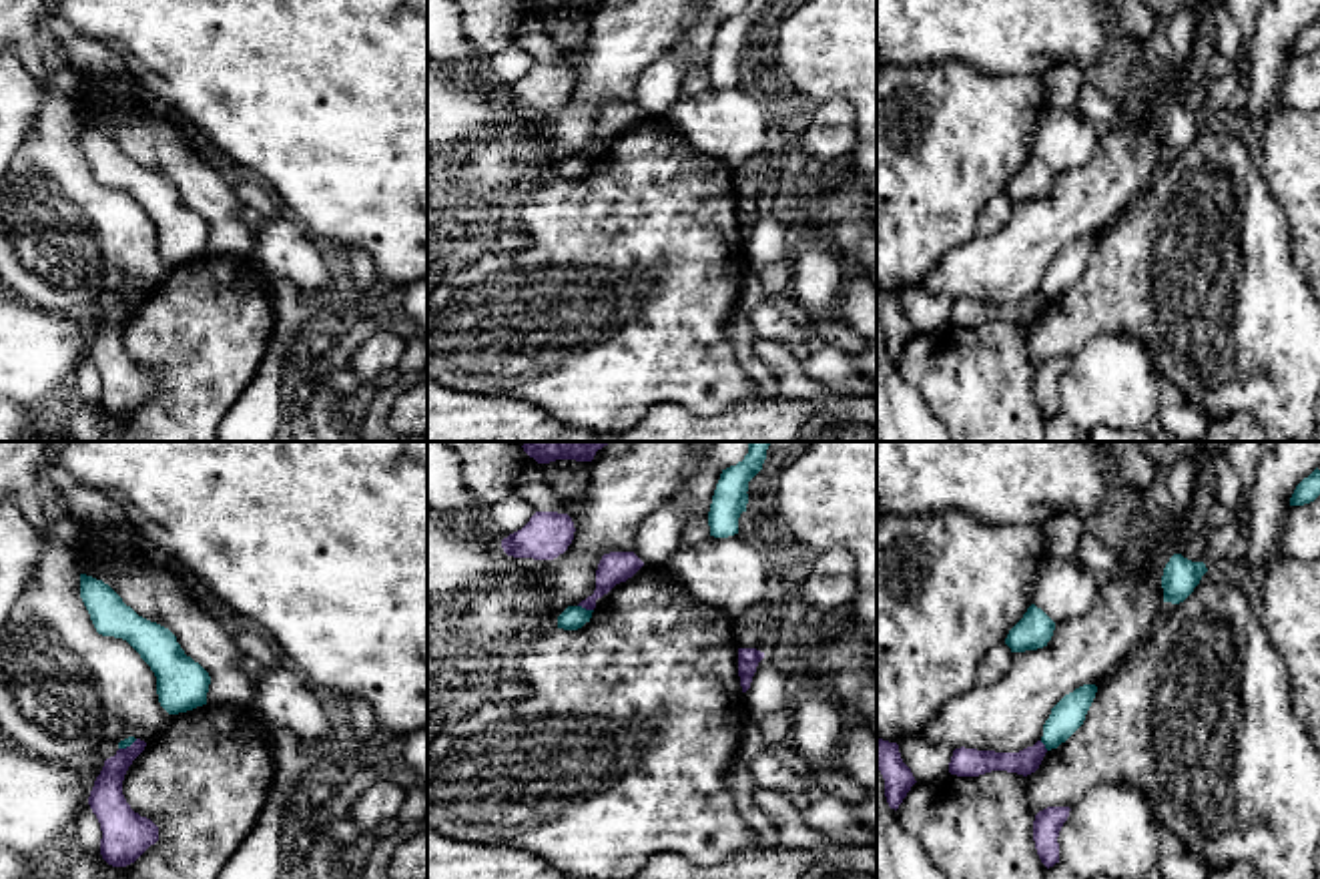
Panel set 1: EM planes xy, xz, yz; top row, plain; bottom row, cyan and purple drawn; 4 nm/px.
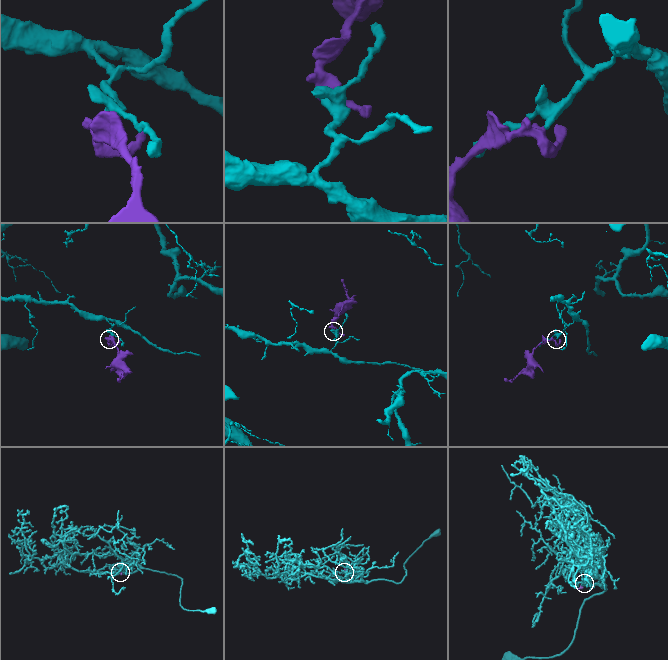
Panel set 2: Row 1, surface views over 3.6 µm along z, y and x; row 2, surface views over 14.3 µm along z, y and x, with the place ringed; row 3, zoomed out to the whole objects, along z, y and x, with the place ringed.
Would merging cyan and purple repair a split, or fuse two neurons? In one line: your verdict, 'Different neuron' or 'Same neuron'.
Different neuron

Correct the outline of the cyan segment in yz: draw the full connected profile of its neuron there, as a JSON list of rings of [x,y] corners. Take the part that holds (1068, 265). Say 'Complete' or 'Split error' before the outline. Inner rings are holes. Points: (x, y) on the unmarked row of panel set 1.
Complete. [[[1083,235],[1065,245],[1053,259],[1043,275],[1041,293],[1047,301],[1065,293],[1085,271],[1085,265],[1095,249],[1097,237]]]

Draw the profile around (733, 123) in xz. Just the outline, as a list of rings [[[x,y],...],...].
[[[740,84],[708,86],[674,102],[668,118],[698,151],[724,161],[732,171],[754,157],[768,157],[766,142],[774,120],[760,90]]]

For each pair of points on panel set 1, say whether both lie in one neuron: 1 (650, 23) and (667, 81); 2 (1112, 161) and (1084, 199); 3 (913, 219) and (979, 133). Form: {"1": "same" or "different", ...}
{"1": "different", "2": "same", "3": "same"}

